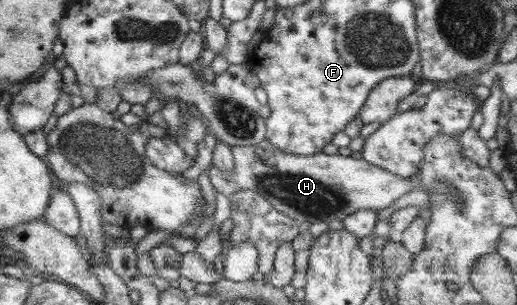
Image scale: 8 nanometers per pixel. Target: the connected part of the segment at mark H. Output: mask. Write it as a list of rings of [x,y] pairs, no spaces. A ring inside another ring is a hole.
[[[268,139],[258,145],[236,146],[233,153],[236,166],[227,172],[227,180],[230,181],[230,185],[236,191],[250,190],[260,193],[278,211],[286,213],[299,222],[308,221],[311,224],[324,221],[328,224],[334,219],[343,220],[347,215],[354,214],[356,210],[384,209],[398,197],[417,187],[415,179],[400,179],[362,159],[344,157],[340,154],[326,155],[324,152],[312,155],[289,154],[272,145]]]

